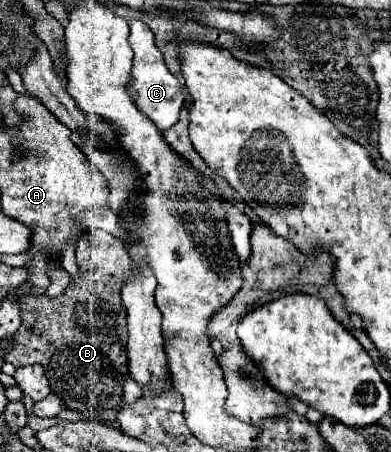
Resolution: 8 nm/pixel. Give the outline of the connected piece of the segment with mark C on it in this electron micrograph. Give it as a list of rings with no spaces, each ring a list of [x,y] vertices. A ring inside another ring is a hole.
[[[129,20],[129,28],[131,28],[129,44],[135,52],[135,60],[133,60],[131,84],[127,86],[127,92],[129,96],[133,96],[133,102],[141,114],[145,114],[161,132],[169,130],[179,120],[179,110],[183,106],[183,88],[177,82],[177,78],[167,70],[163,62],[163,54],[153,42],[151,28],[141,20]]]

